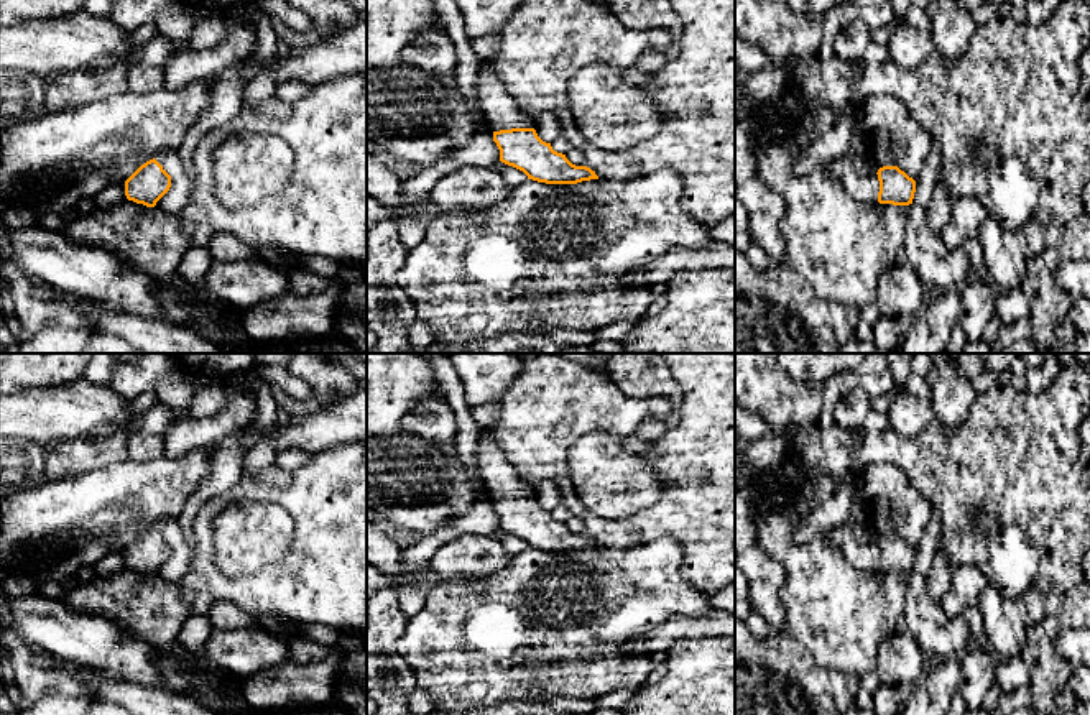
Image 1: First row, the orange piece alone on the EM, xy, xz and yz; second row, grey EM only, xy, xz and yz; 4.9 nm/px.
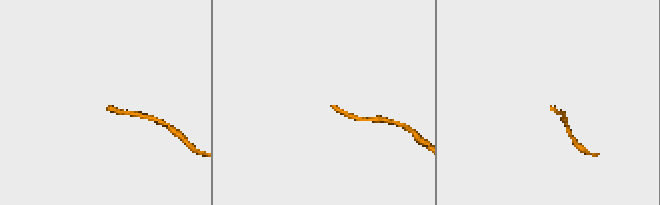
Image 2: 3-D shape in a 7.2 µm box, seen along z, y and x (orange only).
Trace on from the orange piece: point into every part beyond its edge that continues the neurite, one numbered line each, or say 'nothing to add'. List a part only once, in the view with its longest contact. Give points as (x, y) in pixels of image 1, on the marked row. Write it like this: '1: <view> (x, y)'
1: xz (500, 112)

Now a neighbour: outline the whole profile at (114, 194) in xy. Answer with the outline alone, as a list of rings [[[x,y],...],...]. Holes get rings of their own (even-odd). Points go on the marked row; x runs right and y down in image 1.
[[[115,181],[110,186],[107,186],[105,189],[102,189],[100,192],[97,192],[95,196],[92,196],[89,201],[90,201],[92,209],[115,207],[115,205],[128,201],[125,196],[125,182]]]

